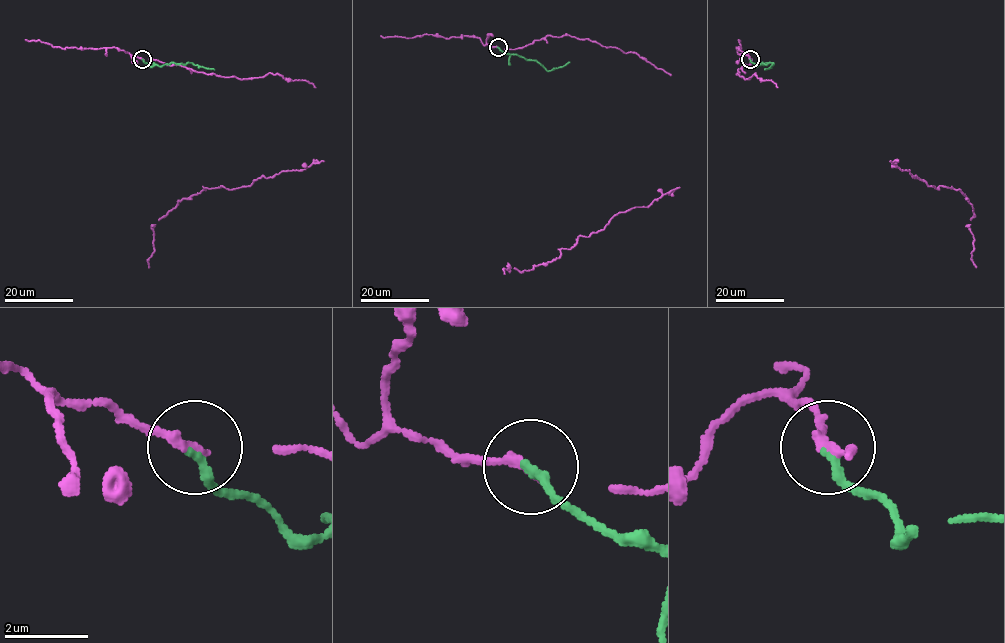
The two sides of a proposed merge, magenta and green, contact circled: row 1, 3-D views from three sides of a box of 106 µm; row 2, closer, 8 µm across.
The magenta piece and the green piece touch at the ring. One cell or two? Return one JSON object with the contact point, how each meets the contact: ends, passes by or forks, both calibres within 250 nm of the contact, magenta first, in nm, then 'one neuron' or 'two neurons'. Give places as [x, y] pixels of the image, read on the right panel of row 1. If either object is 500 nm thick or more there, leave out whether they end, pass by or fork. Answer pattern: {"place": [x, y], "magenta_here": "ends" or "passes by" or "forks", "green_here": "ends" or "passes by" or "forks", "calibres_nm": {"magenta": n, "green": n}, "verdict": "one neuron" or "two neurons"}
{"place": [750, 59], "magenta_here": "ends", "green_here": "ends", "calibres_nm": {"magenta": 260, "green": 200}, "verdict": "two neurons"}

